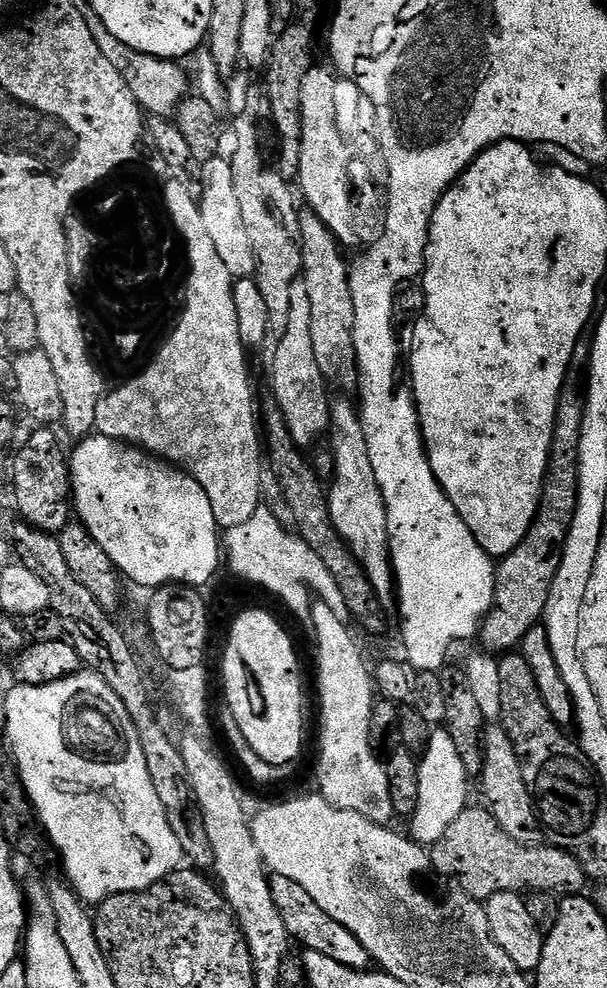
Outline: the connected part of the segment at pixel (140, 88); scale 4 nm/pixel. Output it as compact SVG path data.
M103 26L96 28L96 37L98 46L102 46L102 54L106 54L106 58L110 58L114 66L118 66L122 75L128 77L128 84L136 96L136 101L145 113L156 118L172 118L177 115L180 104L190 96L194 88L193 77L188 77L183 63L134 50L126 46L126 42L118 42L118 38L114 38Z

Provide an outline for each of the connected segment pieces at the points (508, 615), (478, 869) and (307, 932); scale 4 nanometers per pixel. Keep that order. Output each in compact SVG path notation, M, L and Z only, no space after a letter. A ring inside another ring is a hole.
M583 379L575 380L564 389L542 511L531 536L498 564L496 603L484 618L478 633L478 640L485 644L481 645L492 654L508 654L519 649L528 631L543 621L552 587L562 566L564 547L568 544L568 535L580 505L580 438L584 430L586 384Z
M465 808L458 818L454 818L440 843L431 845L430 864L433 869L440 868L442 875L457 880L467 895L481 902L487 902L494 894L503 892L551 892L563 898L585 891L590 877L571 851L563 847L520 844L502 828L495 815L484 808Z
M273 875L270 879L270 888L274 894L275 905L278 906L288 927L289 937L296 939L297 936L307 945L307 949L326 954L334 958L334 962L342 962L347 968L353 968L359 972L365 971L373 963L366 946L358 940L356 935L346 930L342 922L334 922L334 918L330 918L330 914L326 914L326 910L322 910L322 906L318 906L318 902L314 902L310 894L306 894L306 889L298 882L294 882L294 878Z

